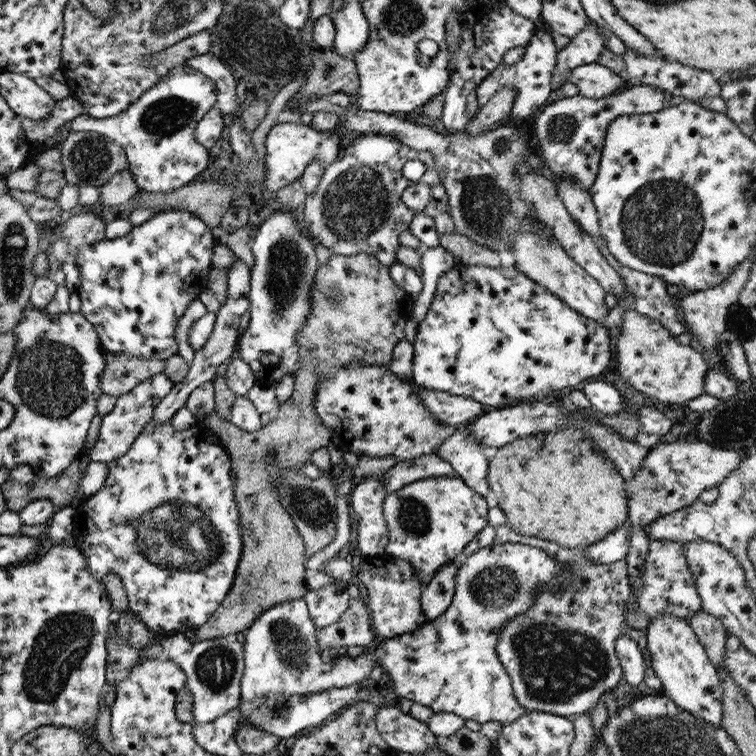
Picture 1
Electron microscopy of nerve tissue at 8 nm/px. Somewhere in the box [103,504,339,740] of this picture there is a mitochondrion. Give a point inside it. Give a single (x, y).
(290, 645)

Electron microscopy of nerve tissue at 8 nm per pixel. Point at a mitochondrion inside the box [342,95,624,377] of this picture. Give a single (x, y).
(486, 207)

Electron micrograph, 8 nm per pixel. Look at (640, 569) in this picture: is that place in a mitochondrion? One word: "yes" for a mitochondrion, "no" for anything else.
no

